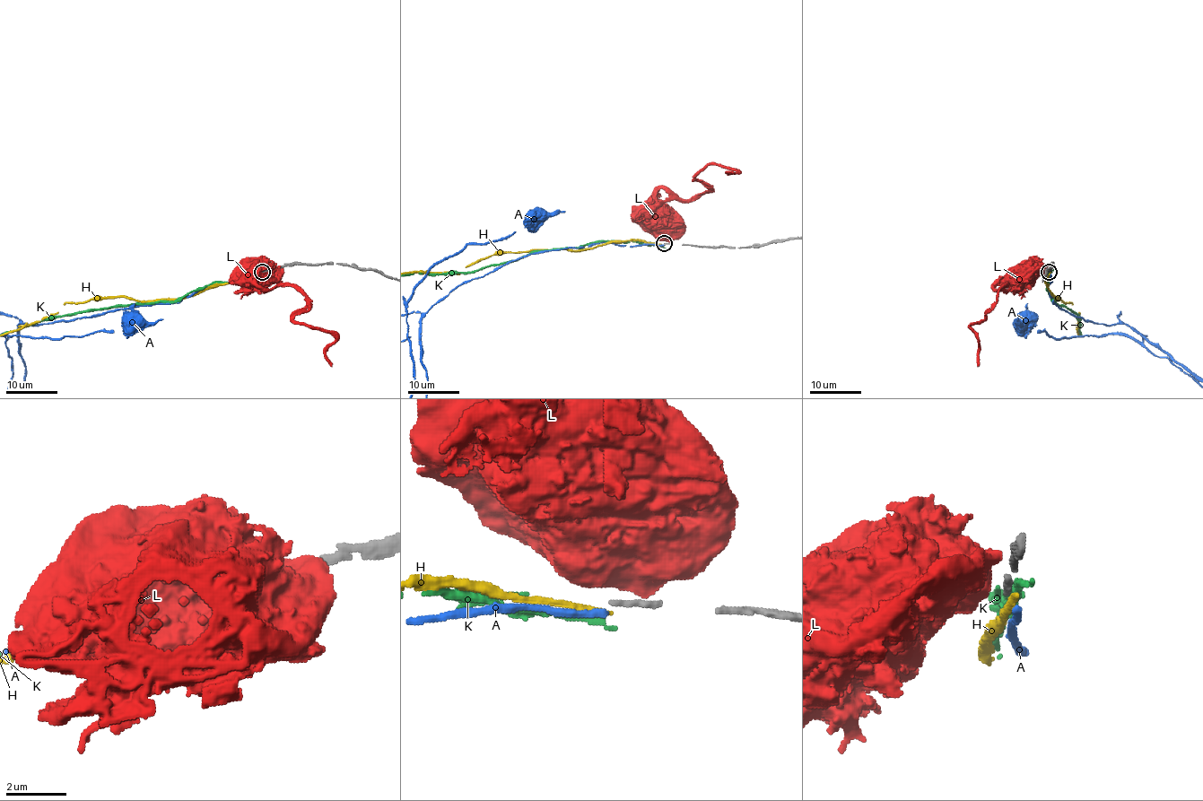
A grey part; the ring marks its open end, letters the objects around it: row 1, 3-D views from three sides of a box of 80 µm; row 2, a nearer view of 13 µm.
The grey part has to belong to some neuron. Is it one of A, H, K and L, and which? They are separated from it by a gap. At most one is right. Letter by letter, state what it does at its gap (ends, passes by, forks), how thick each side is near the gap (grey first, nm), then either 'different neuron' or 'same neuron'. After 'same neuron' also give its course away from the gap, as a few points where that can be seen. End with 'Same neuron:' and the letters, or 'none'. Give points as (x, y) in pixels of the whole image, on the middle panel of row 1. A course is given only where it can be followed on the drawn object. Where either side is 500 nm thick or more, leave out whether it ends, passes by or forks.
A: it ends | 170/200 nm | different neuron
H: it ends | 170/240 nm | different neuron
K: it ends | 170/260 nm | different neuron
L: 170/700 nm | different neuron
Same neuron: none

